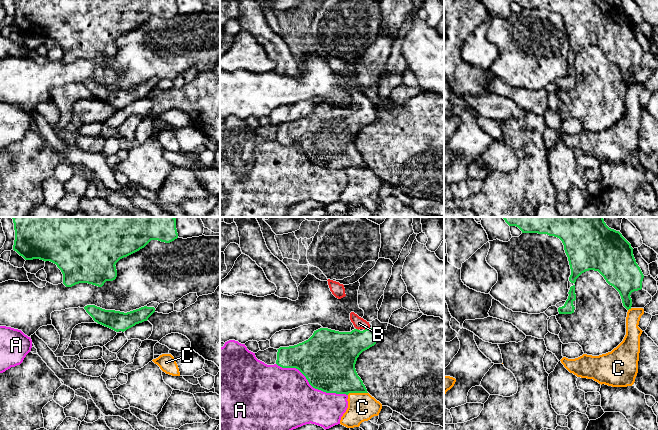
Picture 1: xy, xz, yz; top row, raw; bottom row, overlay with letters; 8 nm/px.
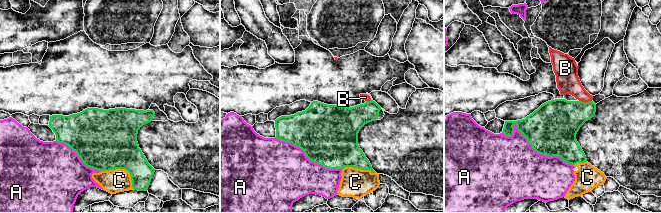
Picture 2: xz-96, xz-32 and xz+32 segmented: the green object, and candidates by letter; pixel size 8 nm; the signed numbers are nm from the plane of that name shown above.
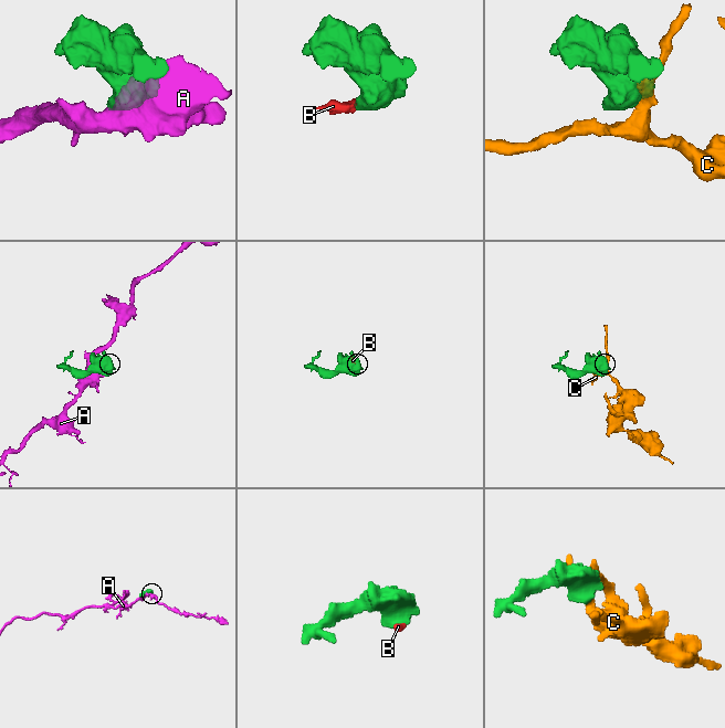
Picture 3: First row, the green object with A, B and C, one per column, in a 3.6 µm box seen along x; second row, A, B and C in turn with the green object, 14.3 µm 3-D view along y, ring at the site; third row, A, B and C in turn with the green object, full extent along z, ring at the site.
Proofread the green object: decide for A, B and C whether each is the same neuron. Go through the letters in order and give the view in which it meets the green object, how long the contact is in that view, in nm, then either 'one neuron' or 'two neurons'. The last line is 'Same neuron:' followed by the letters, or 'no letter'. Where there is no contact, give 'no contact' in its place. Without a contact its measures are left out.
A: xz | 650 nm | two neurons
B: xz | 50 nm | one neuron
C: xz | 170 nm | two neurons
Same neuron: B

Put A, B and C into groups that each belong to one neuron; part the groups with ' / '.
A / B / C

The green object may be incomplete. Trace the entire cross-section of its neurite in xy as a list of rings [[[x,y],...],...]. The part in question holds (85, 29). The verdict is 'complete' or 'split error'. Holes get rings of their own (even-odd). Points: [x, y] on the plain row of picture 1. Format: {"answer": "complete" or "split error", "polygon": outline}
{"answer": "complete", "polygon": [[[14,0],[15,16],[13,26],[16,27],[25,36],[40,35],[50,37],[57,41],[63,50],[63,60],[66,63],[72,63],[79,59],[88,59],[98,63],[102,63],[106,57],[113,57],[117,53],[116,39],[140,25],[144,24],[151,16],[158,16],[170,19],[178,14],[176,0]]]}

